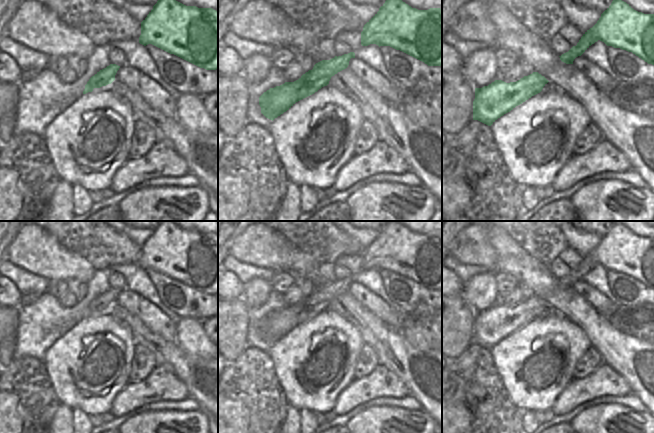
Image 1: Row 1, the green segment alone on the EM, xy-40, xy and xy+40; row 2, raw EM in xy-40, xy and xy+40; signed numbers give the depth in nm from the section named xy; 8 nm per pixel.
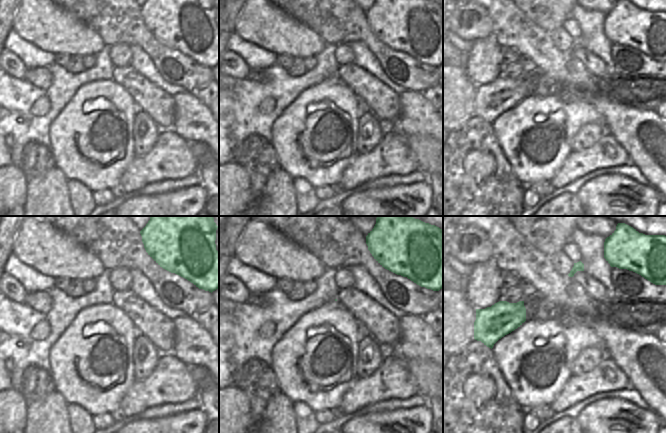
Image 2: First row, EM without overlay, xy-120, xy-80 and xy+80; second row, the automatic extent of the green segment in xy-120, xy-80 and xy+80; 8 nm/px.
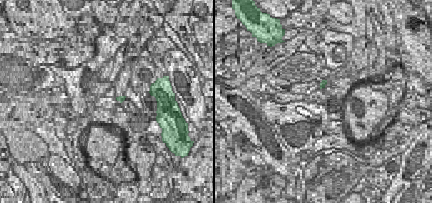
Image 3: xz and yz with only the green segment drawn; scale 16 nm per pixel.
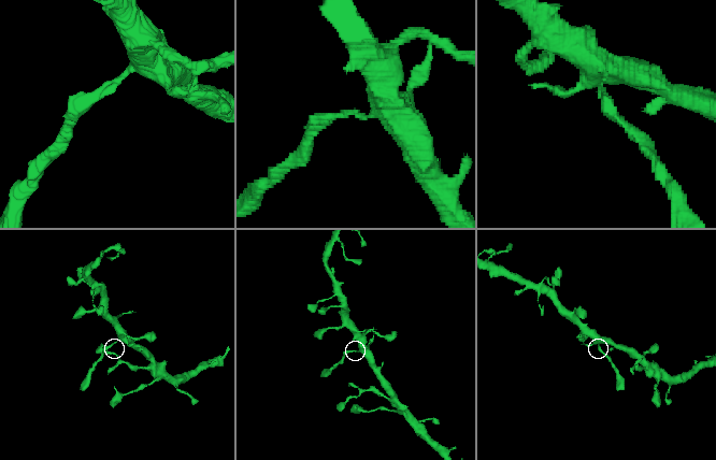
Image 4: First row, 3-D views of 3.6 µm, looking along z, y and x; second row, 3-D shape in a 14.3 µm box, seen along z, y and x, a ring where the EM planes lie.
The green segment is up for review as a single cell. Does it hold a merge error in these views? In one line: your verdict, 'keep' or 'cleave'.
cleave

